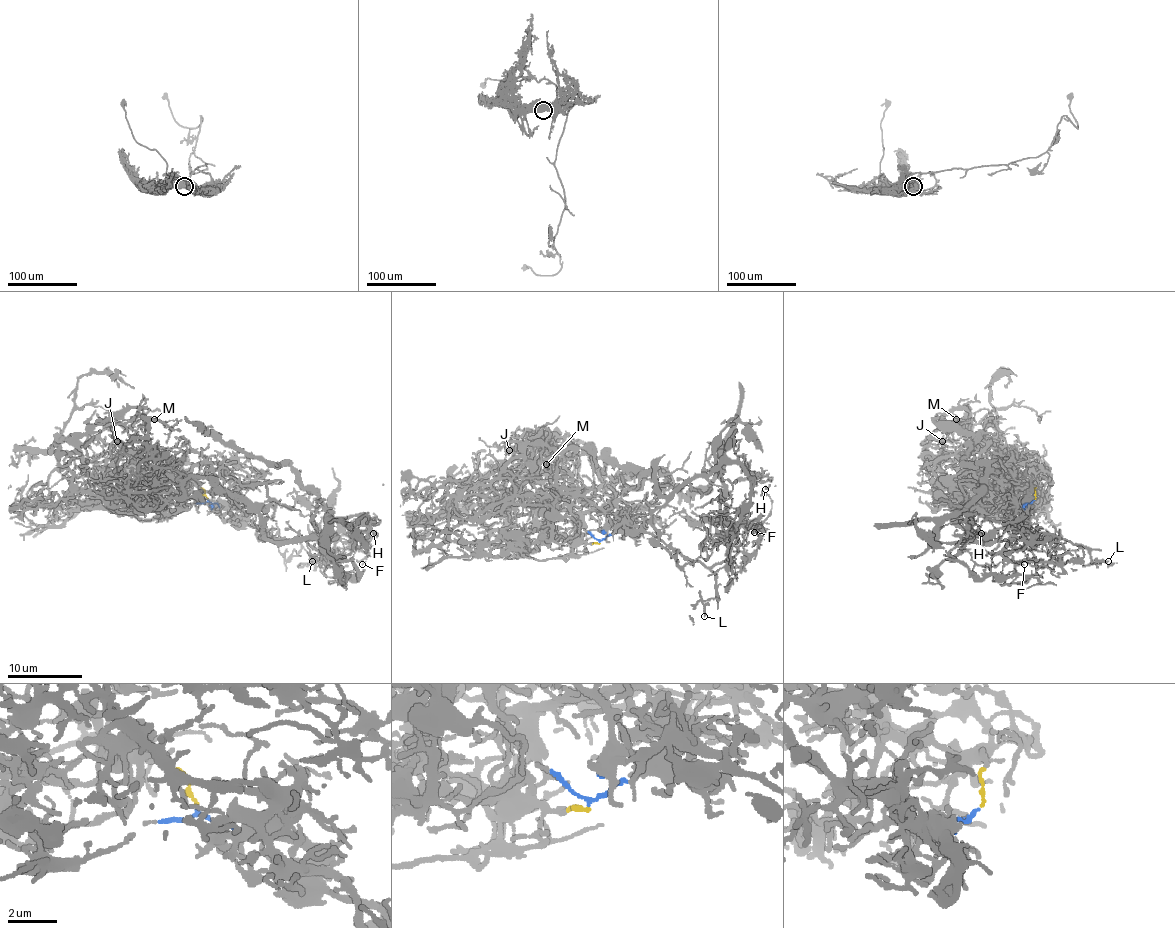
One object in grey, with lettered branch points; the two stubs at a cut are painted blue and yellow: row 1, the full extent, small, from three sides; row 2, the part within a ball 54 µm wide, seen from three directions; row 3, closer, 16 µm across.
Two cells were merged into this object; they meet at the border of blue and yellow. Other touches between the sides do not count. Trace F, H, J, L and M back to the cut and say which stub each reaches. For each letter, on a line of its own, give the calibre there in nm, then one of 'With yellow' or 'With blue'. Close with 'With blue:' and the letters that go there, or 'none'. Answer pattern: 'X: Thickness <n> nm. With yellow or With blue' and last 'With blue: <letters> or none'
F: Thickness 120 nm. With blue
H: Thickness 170 nm. With blue
J: Thickness 140 nm. With yellow
L: Thickness 240 nm. With blue
M: Thickness 200 nm. With yellow
With blue: F, H, L

